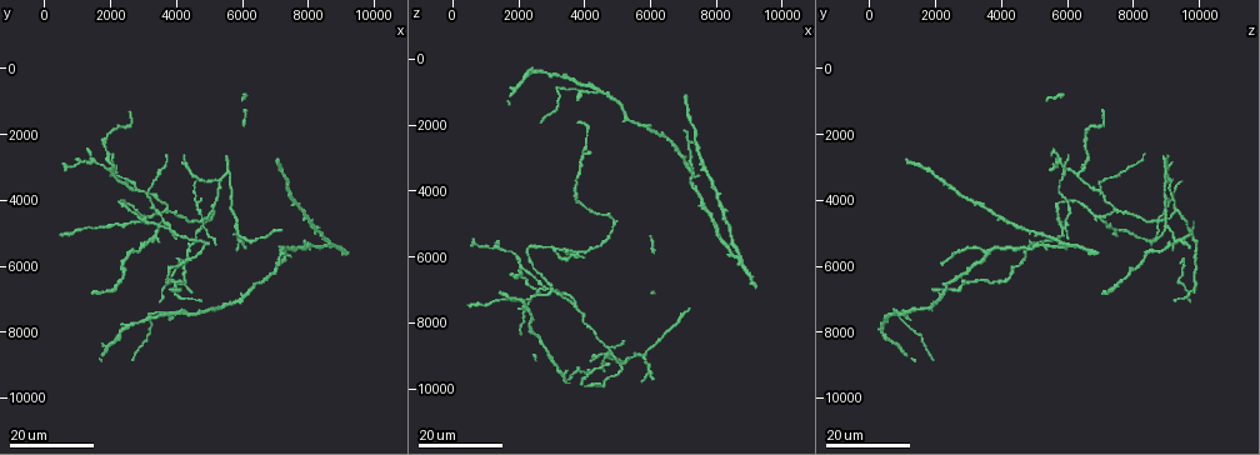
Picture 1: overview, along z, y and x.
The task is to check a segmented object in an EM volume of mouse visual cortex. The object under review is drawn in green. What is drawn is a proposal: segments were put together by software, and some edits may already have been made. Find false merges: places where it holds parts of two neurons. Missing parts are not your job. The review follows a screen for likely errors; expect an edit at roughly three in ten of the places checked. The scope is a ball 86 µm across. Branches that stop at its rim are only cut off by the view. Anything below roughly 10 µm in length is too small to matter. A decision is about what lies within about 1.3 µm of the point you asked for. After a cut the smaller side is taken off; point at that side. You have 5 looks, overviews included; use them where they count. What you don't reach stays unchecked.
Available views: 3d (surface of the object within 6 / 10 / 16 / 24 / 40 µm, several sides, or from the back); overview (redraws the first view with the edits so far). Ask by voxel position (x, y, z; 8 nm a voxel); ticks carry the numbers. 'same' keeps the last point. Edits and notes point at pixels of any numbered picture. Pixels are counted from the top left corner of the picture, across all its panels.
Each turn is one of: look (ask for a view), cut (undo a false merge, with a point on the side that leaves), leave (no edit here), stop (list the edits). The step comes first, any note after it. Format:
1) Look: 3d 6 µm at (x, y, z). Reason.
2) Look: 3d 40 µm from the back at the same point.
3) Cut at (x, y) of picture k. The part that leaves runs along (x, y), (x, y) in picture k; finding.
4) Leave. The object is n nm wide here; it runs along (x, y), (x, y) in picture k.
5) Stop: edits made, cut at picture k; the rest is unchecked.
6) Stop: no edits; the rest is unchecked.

Look: 3d 24 µm at (3000, 4600, 7100). A fork.

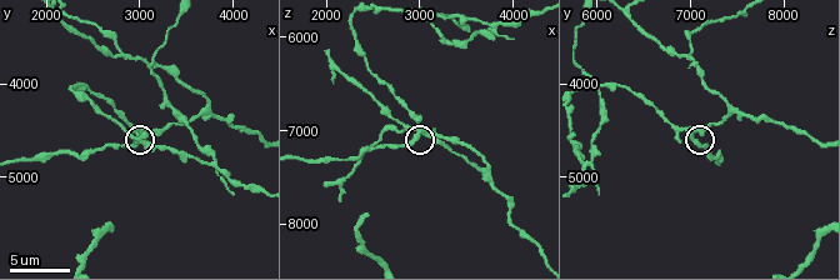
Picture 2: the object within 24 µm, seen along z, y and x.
Look: 3d 6 µm at (3050, 4600, 7000).

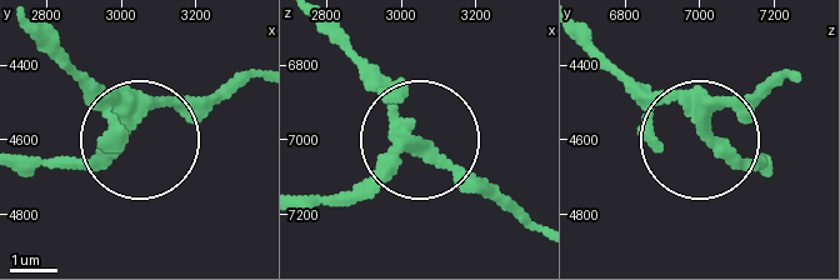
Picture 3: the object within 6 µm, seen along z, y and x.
Leave. The side arm is 23 µm long; 3 arms meet here; continuous, no second neuron.

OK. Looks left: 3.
Look: 3d 16 µm at (2600, 4400, 5700). Sudden change in width.

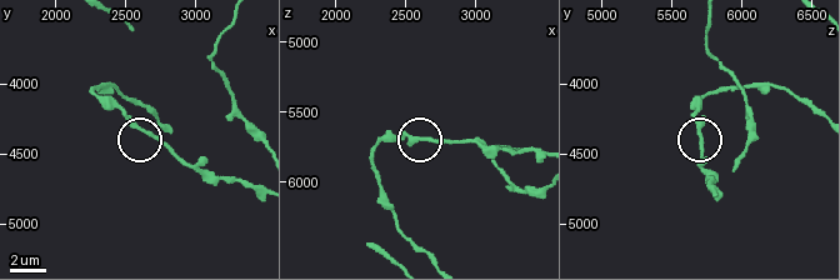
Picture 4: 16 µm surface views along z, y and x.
Look: 3d 6 µm at (2580, 4300, 5680). Closer look.

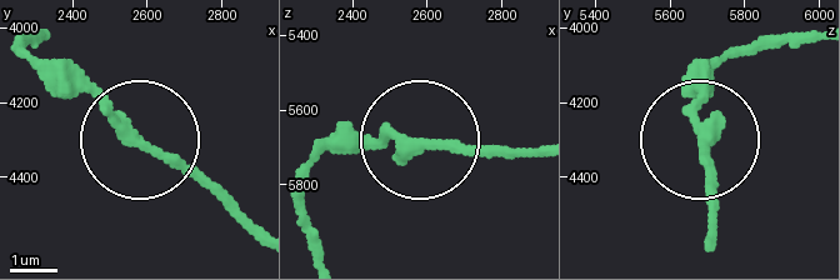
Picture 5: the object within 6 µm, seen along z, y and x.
Leave. It runs along (533, 149), (321, 138) in picture 5; continuous, no second neuron.

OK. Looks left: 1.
Look: 3d 10 µm at (3700, 4250, 7500). Four-way junction.

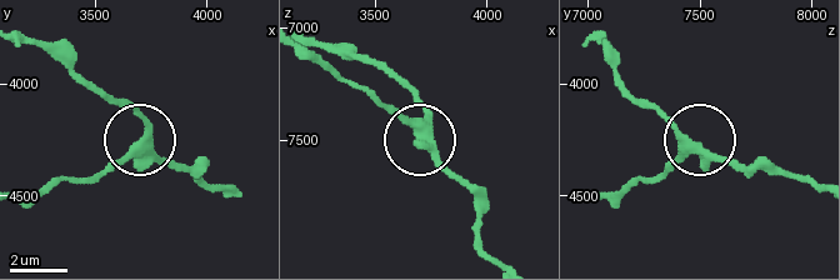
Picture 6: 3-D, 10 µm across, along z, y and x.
Leave. 4 arms meet here; one neuron here.

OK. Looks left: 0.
Stop: no edits; the rest is unchecked.

